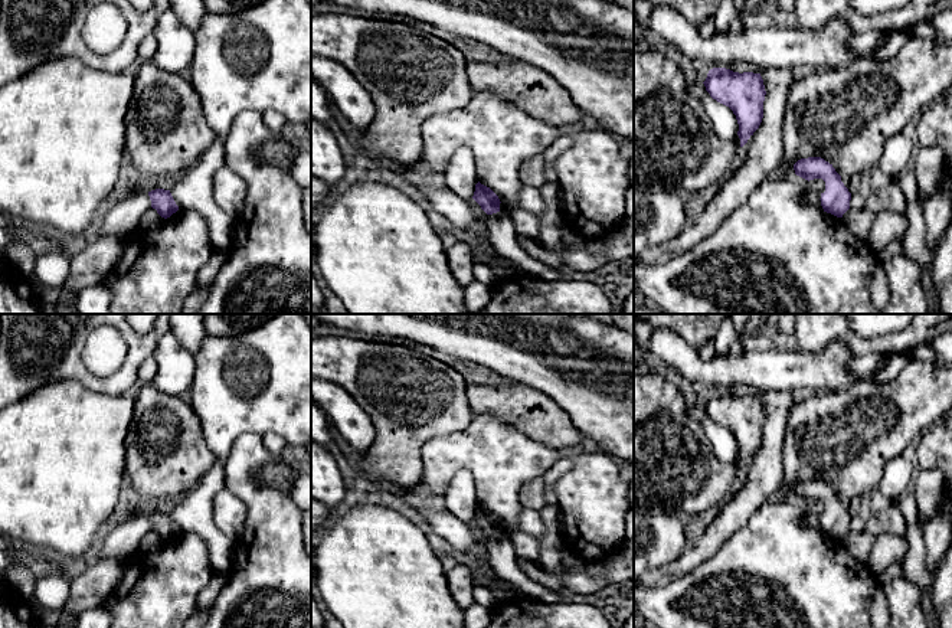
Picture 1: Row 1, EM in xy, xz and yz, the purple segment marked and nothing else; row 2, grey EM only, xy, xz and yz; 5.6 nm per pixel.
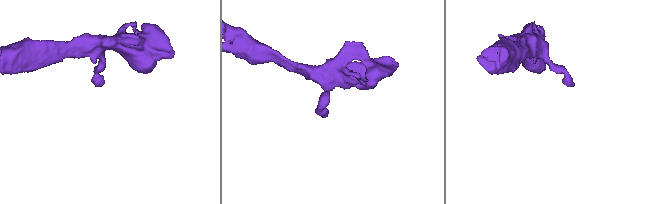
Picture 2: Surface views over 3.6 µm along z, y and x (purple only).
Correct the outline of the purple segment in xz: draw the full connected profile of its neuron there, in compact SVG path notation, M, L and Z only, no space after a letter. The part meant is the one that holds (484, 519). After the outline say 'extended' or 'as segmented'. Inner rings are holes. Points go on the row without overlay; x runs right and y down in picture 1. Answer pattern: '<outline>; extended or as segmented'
M480 504L475 507L475 514L472 521L481 529L487 537L500 534L500 521L498 519L487 508Z; as segmented

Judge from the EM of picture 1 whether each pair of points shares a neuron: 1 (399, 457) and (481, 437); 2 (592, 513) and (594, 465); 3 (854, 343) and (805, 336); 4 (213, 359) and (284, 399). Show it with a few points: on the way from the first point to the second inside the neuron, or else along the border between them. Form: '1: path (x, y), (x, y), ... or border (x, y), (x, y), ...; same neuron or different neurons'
1: border (451, 434), (431, 438), (422, 447), (419, 484); different neurons
2: path (592, 501), (592, 486), (589, 483), (594, 477); same neuron
3: path (843, 333), (817, 333); same neuron
4: path (235, 359), (252, 357), (277, 378); same neuron

